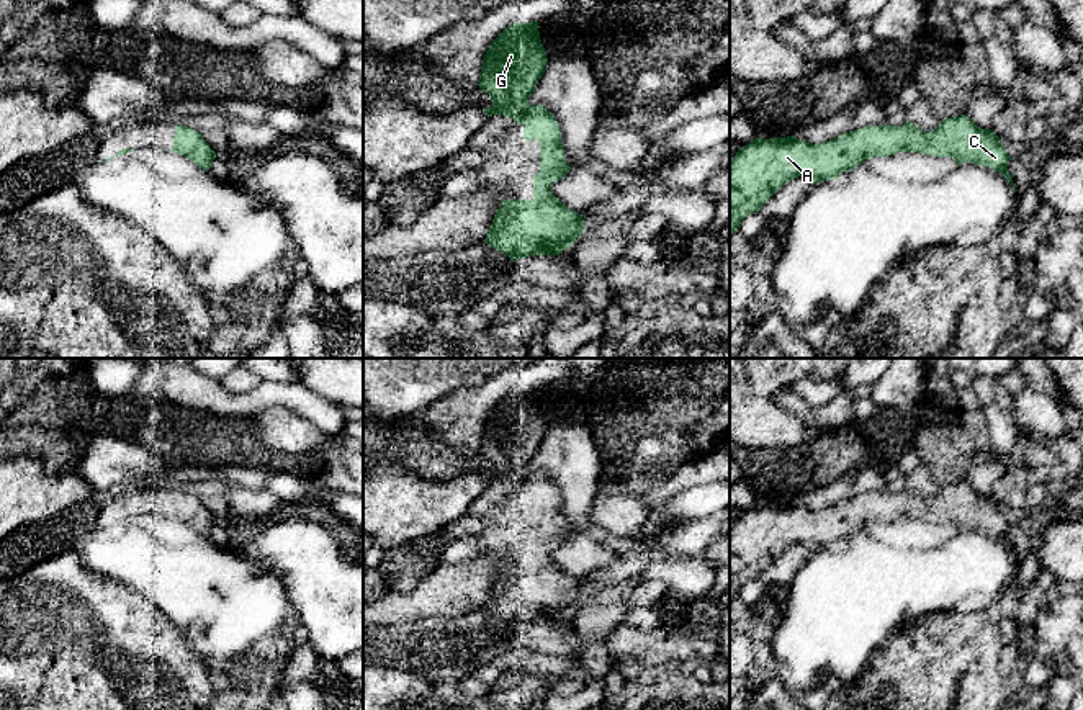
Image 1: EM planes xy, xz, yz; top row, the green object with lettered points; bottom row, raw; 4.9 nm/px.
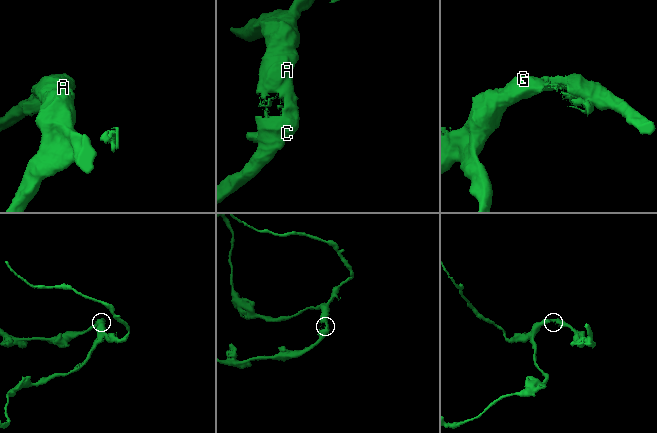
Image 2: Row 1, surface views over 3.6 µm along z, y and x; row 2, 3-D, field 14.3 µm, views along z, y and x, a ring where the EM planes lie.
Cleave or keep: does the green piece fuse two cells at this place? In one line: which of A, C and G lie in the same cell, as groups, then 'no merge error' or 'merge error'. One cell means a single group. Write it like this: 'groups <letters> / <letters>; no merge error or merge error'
groups A C G; no merge error

